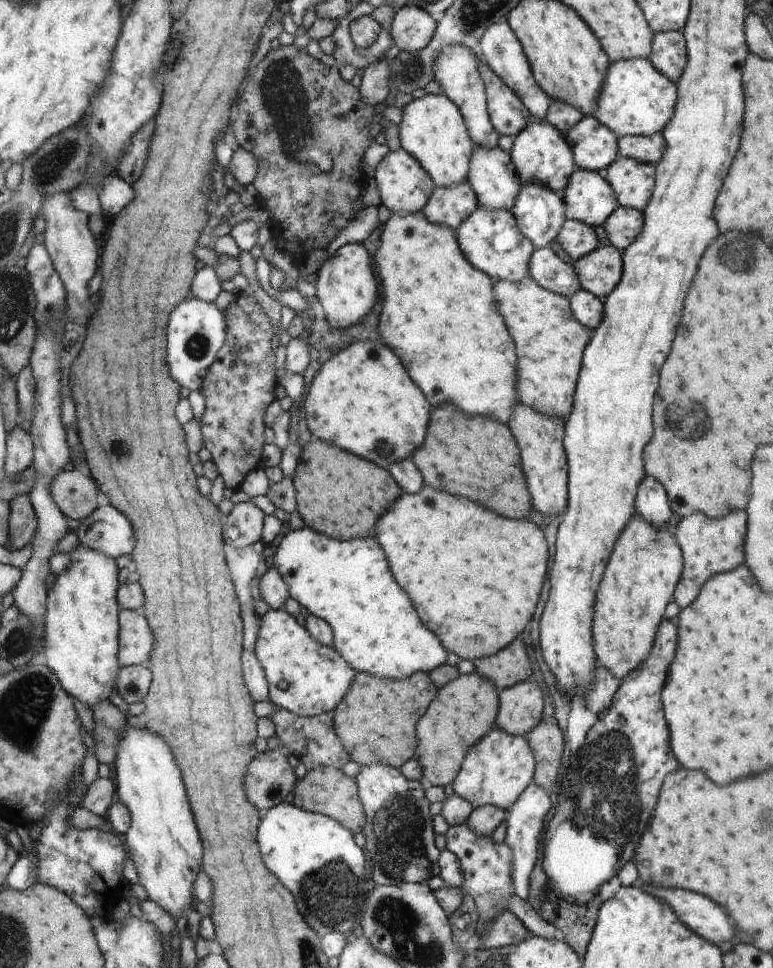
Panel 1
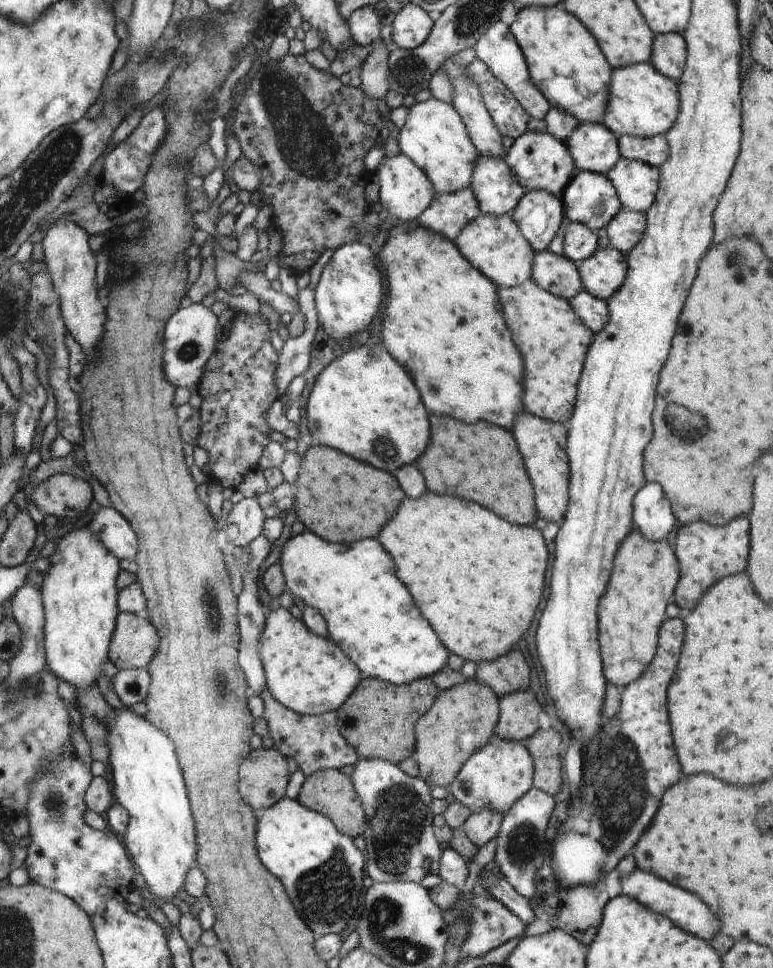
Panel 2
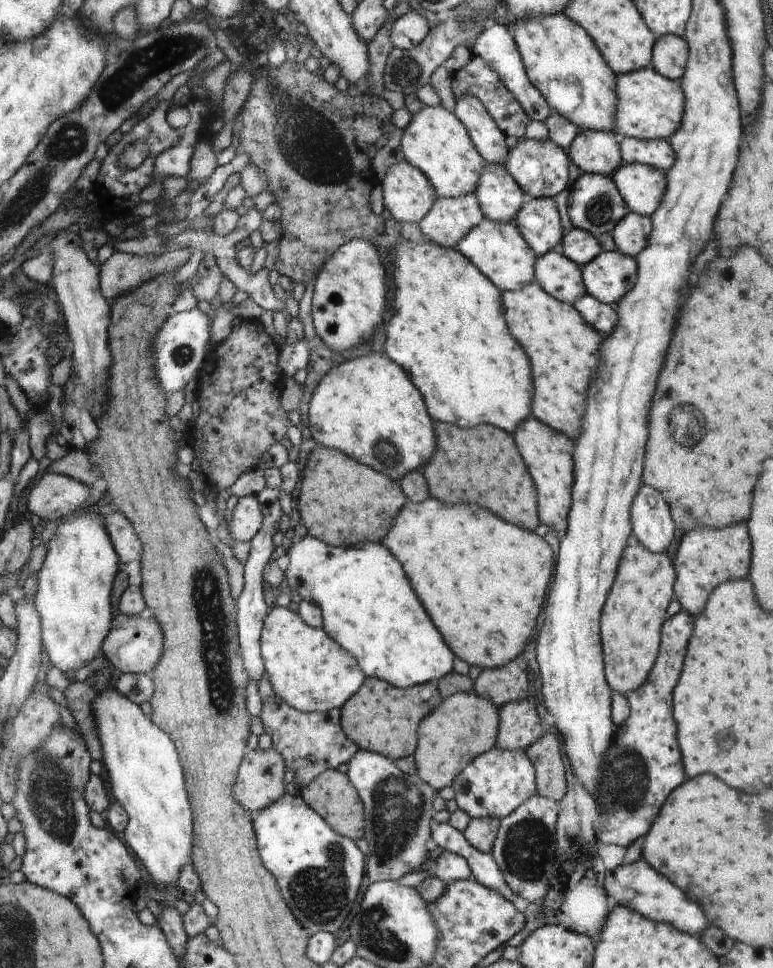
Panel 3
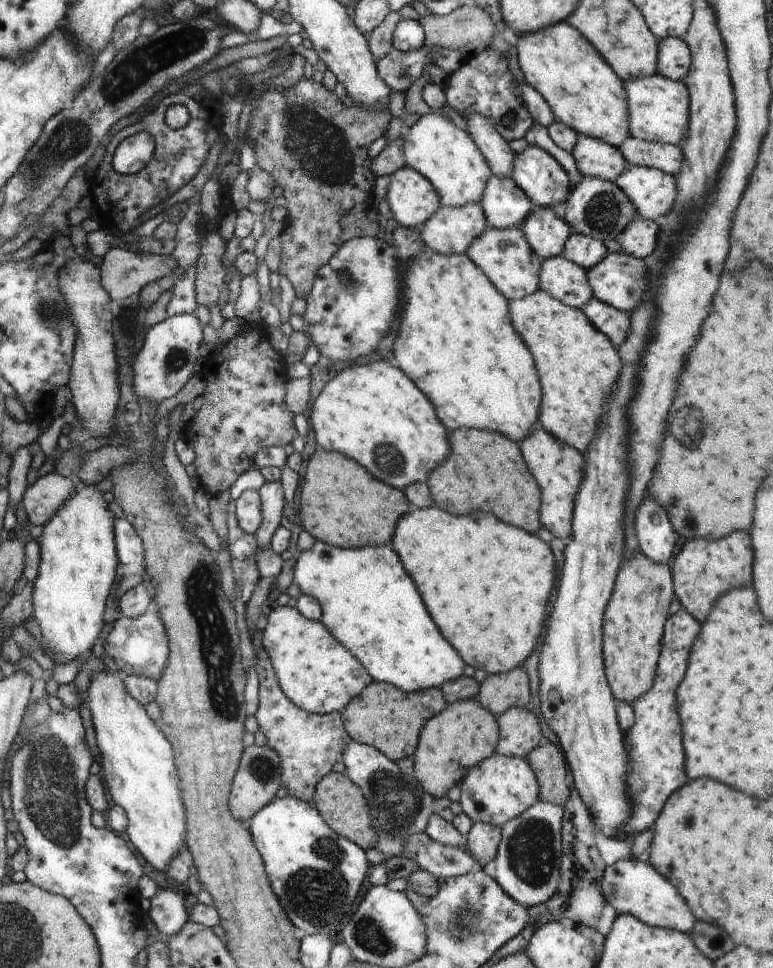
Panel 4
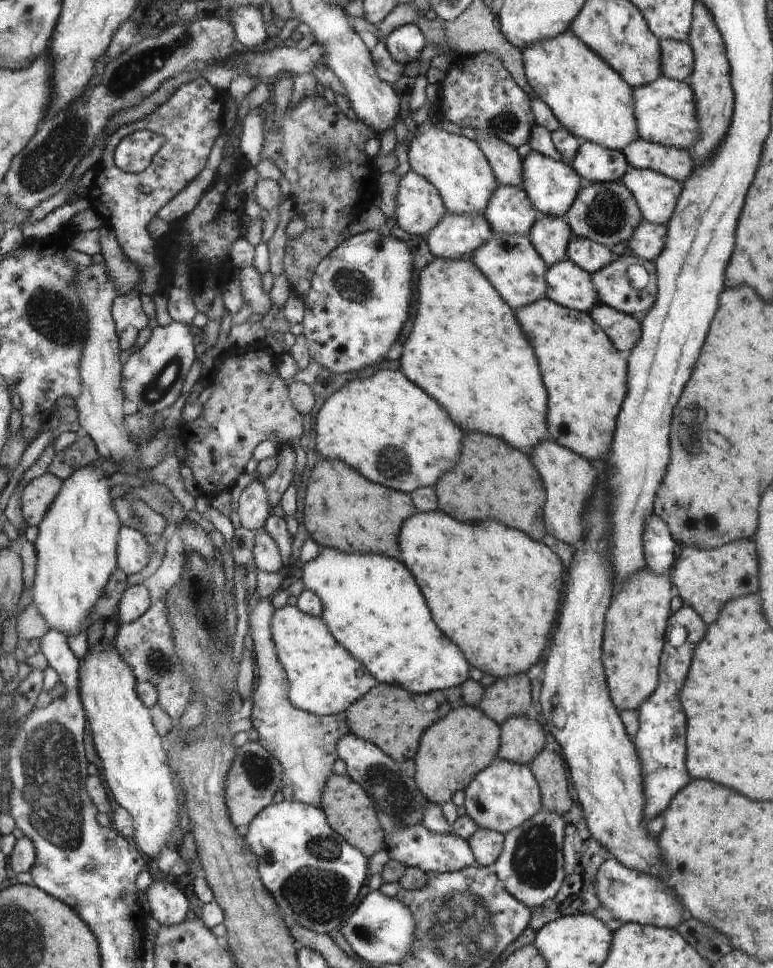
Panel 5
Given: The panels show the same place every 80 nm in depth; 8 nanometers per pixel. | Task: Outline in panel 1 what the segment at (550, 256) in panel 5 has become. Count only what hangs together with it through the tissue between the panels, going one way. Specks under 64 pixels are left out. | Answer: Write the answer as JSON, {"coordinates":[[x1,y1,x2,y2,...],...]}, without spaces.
{"coordinates":[[522,182,515,207,510,211,519,230,534,244,543,248,558,237,558,230,566,221,564,202,545,185]]}

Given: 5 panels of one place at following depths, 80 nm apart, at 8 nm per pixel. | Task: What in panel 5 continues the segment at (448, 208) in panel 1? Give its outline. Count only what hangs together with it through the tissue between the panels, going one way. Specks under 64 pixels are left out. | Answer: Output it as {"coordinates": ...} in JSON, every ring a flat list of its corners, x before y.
{"coordinates":[[446,212,442,220,426,234,425,240,434,257,449,259,449,260,471,260,472,254,488,242,492,238,494,228,488,223,488,220,482,214,452,214]]}

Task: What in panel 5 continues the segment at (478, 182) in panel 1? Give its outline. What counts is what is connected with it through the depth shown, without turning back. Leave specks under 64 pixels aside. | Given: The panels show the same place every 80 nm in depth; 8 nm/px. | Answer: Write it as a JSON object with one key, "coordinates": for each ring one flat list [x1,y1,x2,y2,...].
{"coordinates":[[499,184,488,202,484,216,498,234,528,235,539,210,520,187]]}

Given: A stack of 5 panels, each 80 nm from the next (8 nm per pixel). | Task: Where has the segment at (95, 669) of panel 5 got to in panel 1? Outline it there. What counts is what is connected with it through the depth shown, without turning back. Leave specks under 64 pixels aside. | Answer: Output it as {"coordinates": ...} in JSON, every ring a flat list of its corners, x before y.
{"coordinates":[[130,725,123,734,114,765,116,799,129,811,130,824,125,842,136,867,138,882,145,888,148,900,155,902,182,926,191,911,194,878,204,854,173,752,168,743,150,729]]}

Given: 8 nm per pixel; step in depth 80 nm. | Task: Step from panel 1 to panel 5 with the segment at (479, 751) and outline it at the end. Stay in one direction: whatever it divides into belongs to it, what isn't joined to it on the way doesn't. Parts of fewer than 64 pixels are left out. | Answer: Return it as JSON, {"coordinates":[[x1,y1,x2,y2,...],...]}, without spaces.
{"coordinates":[[496,760,486,766,472,778,472,782,463,791,466,815,477,827,496,830,506,835,510,830,527,822,536,812,543,808,542,792,531,768,518,762]]}

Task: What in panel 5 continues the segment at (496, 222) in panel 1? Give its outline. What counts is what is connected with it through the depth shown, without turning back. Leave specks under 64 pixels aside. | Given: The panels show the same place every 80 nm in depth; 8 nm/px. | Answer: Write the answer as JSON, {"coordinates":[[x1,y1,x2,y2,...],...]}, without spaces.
{"coordinates":[[494,232,492,238,488,242,484,242,484,245,480,246,480,249,476,250,475,254,472,254,471,262,491,280,495,290,499,292,504,302,512,310,520,308,520,306,526,306,526,304,532,304,538,298,546,297,547,280,544,278,544,274,547,274,548,267,539,252,535,250,535,246,532,246,528,235,519,236,518,234,498,234,498,232]]}

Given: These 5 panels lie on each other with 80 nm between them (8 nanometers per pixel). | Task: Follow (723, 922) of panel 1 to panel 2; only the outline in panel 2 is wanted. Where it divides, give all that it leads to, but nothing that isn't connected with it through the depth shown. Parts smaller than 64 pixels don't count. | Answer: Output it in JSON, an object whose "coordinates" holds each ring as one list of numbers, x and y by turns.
{"coordinates":[[636,868,628,876,620,876,620,886,622,886,622,896,636,898,644,906,648,906,648,910,655,911,656,914,668,916,672,922,678,924,678,926,682,927,689,934,698,936,698,938,710,940,720,930,720,922,716,920,716,916,708,910,708,906,702,900,698,900,694,894,690,894,690,892,678,888,678,886,672,886,672,884,656,878,650,872,644,872,644,870]]}

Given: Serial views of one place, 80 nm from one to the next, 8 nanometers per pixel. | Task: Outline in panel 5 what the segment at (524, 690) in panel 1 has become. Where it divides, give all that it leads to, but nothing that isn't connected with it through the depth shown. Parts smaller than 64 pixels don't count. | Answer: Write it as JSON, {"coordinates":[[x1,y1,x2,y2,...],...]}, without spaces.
{"coordinates":[[520,716,502,722,503,737,500,742,501,760,528,765,544,748,544,730,538,720]]}

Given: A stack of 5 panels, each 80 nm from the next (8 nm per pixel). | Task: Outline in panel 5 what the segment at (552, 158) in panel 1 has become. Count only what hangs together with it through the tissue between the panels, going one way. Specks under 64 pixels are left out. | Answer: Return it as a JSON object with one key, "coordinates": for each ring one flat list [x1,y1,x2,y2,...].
{"coordinates":[[530,150,523,159,522,189,526,191,530,202,541,215,564,217,572,207,572,202,579,197,580,178,570,165,562,161,554,162,548,156]]}

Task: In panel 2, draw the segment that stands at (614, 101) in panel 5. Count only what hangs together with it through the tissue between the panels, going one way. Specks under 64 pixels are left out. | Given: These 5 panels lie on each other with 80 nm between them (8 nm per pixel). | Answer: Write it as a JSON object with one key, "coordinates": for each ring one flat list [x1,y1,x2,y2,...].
{"coordinates":[[564,1,555,6,522,6,517,11,516,19,509,28,526,58,536,88,551,106,575,115,579,123,603,123,610,105,611,75,614,69,607,62,595,36,574,14,564,8]]}

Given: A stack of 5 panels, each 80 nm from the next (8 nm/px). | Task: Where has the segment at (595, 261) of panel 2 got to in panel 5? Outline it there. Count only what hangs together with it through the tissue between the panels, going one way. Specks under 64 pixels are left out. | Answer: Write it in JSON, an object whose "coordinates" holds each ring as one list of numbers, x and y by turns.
{"coordinates":[[623,255,616,258,614,262,610,262,608,266,604,266,603,270,594,272,591,279,595,284,600,303,619,312,641,318,646,316,648,310,655,305,658,286,656,276,650,270,646,287,644,289,632,288,627,270,634,264,650,266,648,262,635,255]]}

